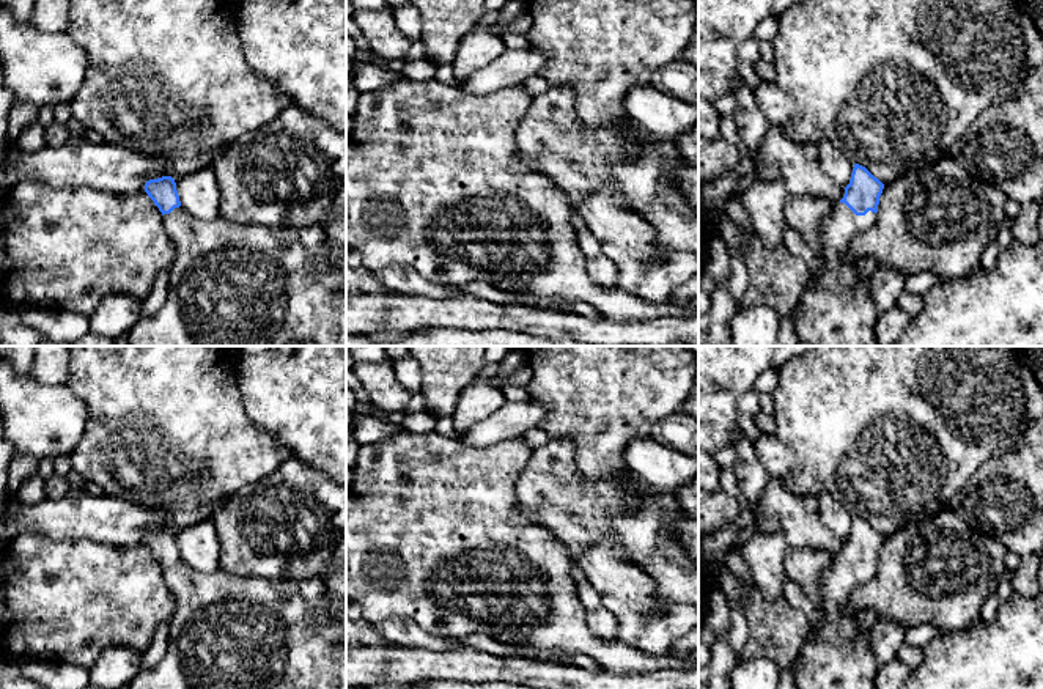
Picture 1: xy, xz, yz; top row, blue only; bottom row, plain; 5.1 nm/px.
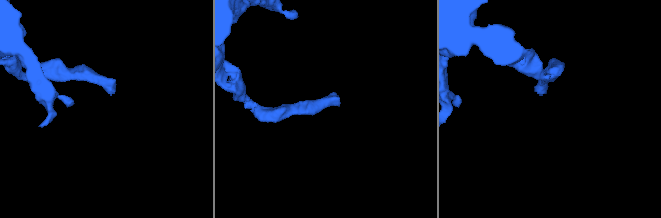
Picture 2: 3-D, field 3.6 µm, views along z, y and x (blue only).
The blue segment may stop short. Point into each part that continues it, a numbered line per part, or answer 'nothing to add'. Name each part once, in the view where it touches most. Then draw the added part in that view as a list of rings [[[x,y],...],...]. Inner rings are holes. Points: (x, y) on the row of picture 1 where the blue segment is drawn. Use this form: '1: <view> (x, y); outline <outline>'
1: yz (836, 309); outline [[[835,203],[832,212],[820,222],[821,267],[816,275],[810,275],[798,305],[796,330],[801,341],[812,346],[876,346],[875,326],[879,313],[870,278],[859,282],[857,261],[846,256],[853,239],[875,222],[875,212],[856,216],[845,203]]]

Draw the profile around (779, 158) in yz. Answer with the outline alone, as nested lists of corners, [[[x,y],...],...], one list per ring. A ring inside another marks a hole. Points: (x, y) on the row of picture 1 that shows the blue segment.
[[[769,126],[752,156],[757,179],[782,179],[790,195],[809,195],[840,203],[845,187],[837,186],[820,168],[818,160],[807,160],[799,148],[780,126]]]

